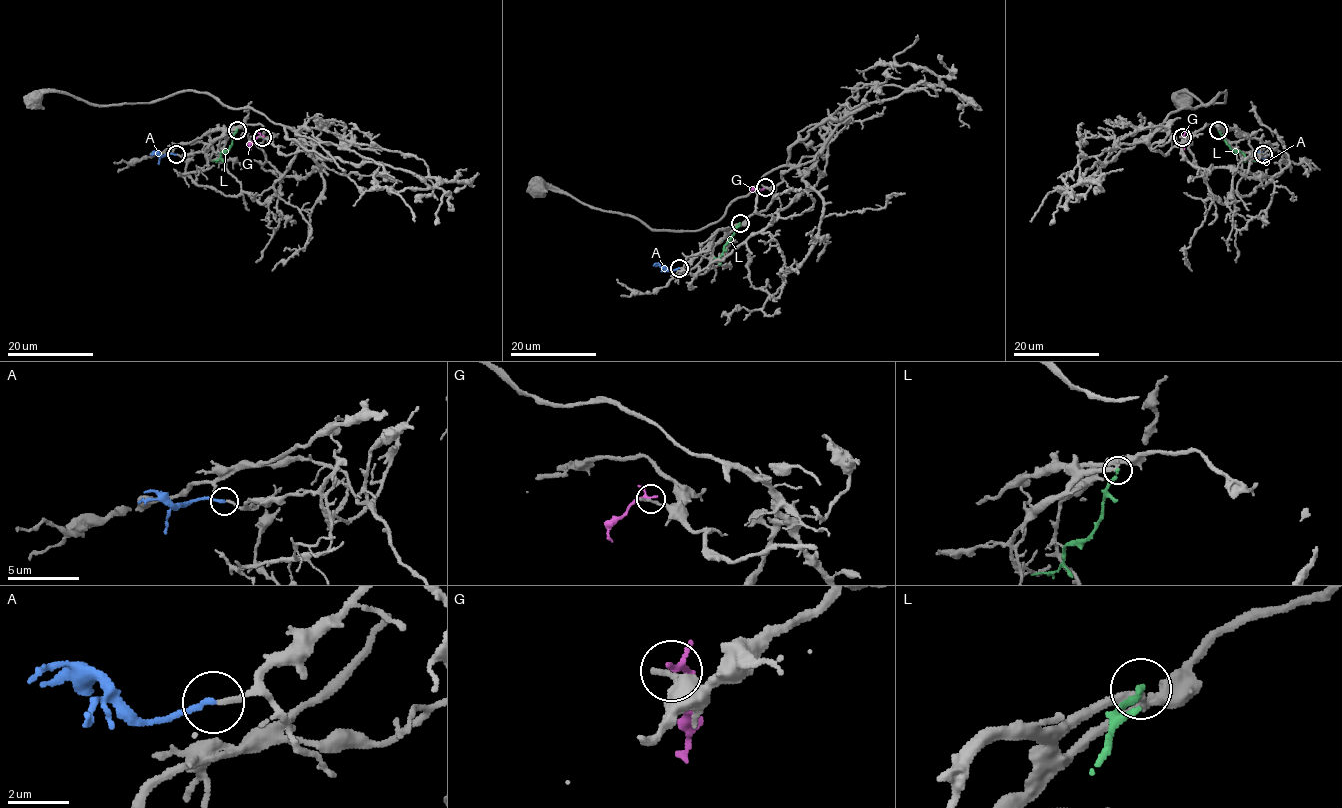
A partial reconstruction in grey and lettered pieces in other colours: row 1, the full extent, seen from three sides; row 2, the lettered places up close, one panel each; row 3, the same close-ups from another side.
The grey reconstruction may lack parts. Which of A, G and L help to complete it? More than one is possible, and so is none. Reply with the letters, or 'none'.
A

